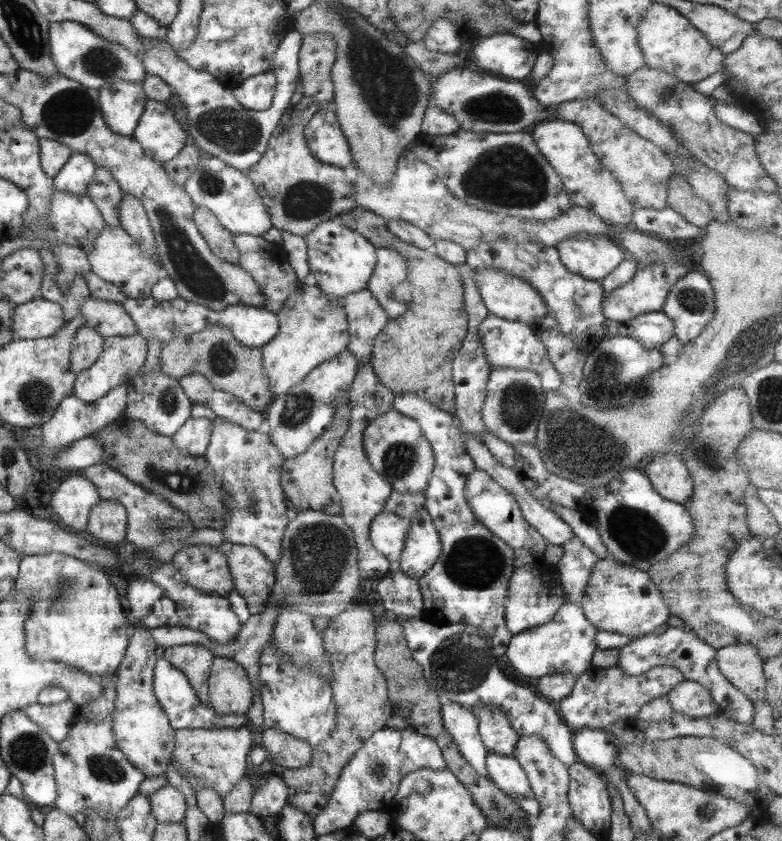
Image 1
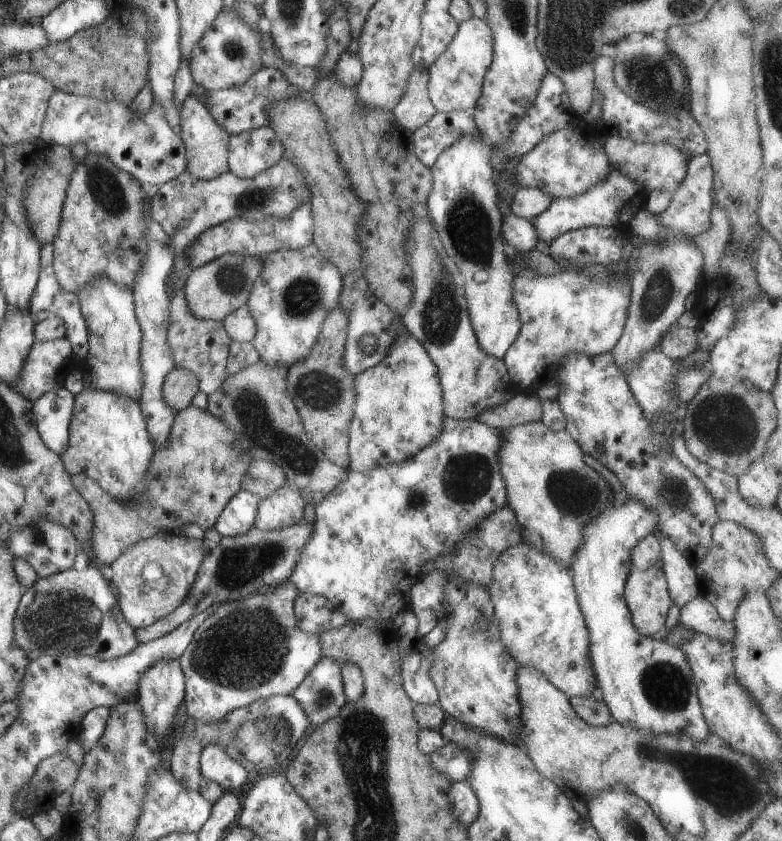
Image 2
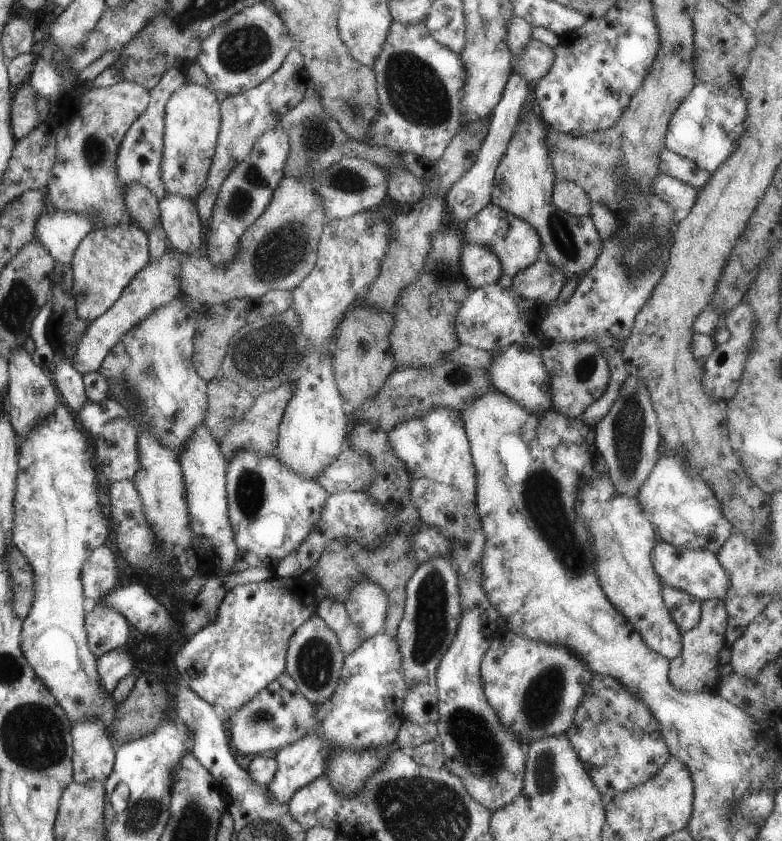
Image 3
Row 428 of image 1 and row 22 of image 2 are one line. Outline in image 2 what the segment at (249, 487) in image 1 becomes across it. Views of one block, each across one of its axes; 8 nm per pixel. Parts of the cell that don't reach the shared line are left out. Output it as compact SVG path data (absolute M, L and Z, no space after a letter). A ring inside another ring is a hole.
M223 8L191 48L189 71L191 71L193 86L201 86L204 91L207 91L243 84L253 72L262 68L259 60L261 54L259 42L261 36L255 30L243 24L231 8Z

